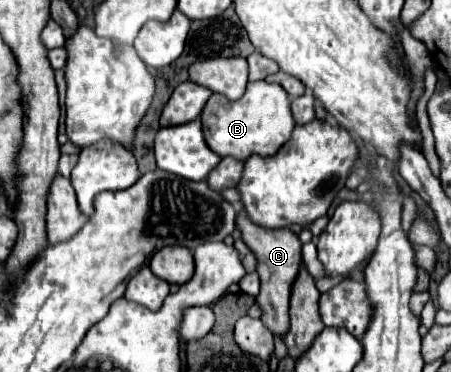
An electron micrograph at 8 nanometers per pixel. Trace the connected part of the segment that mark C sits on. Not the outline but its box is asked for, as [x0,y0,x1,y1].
[237,208,301,338]

